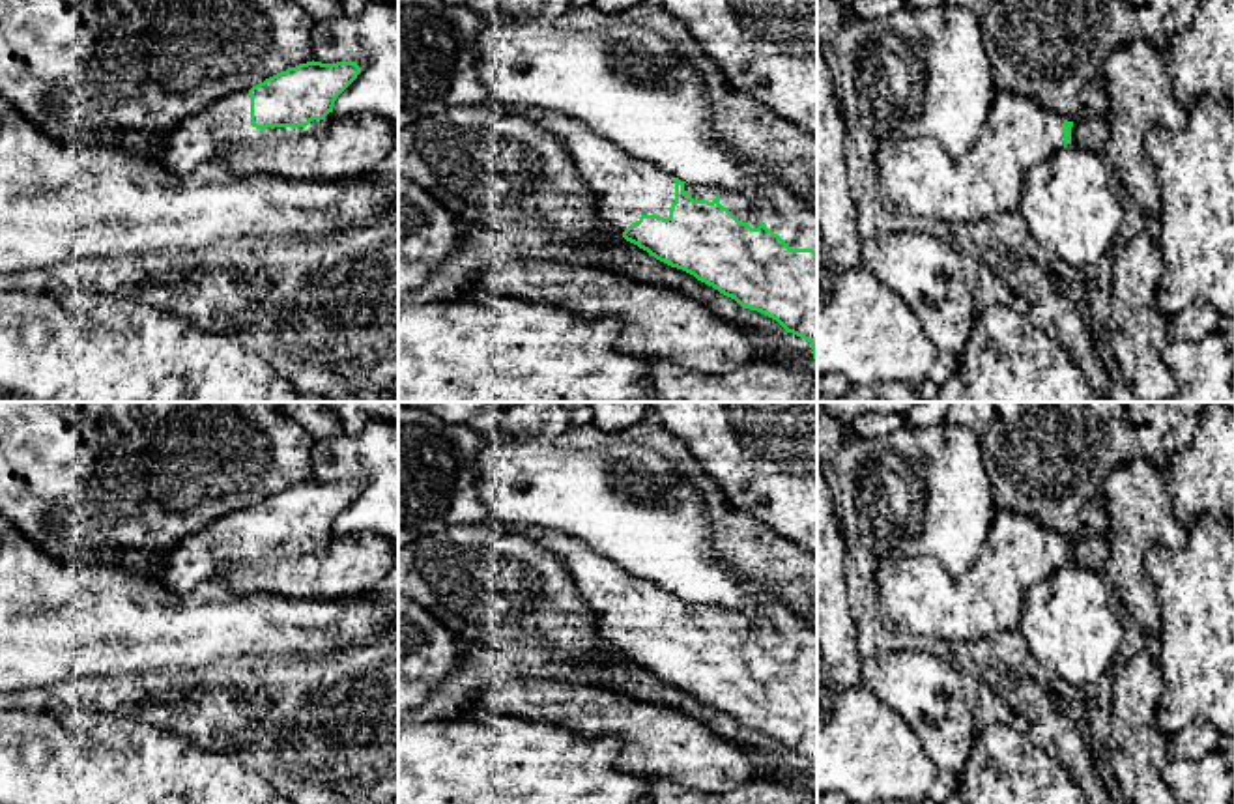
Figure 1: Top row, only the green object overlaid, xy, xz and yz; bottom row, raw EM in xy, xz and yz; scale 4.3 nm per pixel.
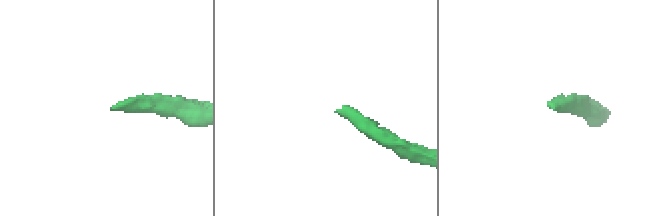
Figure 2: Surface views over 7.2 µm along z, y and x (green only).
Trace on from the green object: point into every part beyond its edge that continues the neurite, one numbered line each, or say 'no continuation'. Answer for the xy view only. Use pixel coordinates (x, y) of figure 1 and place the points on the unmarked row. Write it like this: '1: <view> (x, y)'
1: xy (335, 567)

